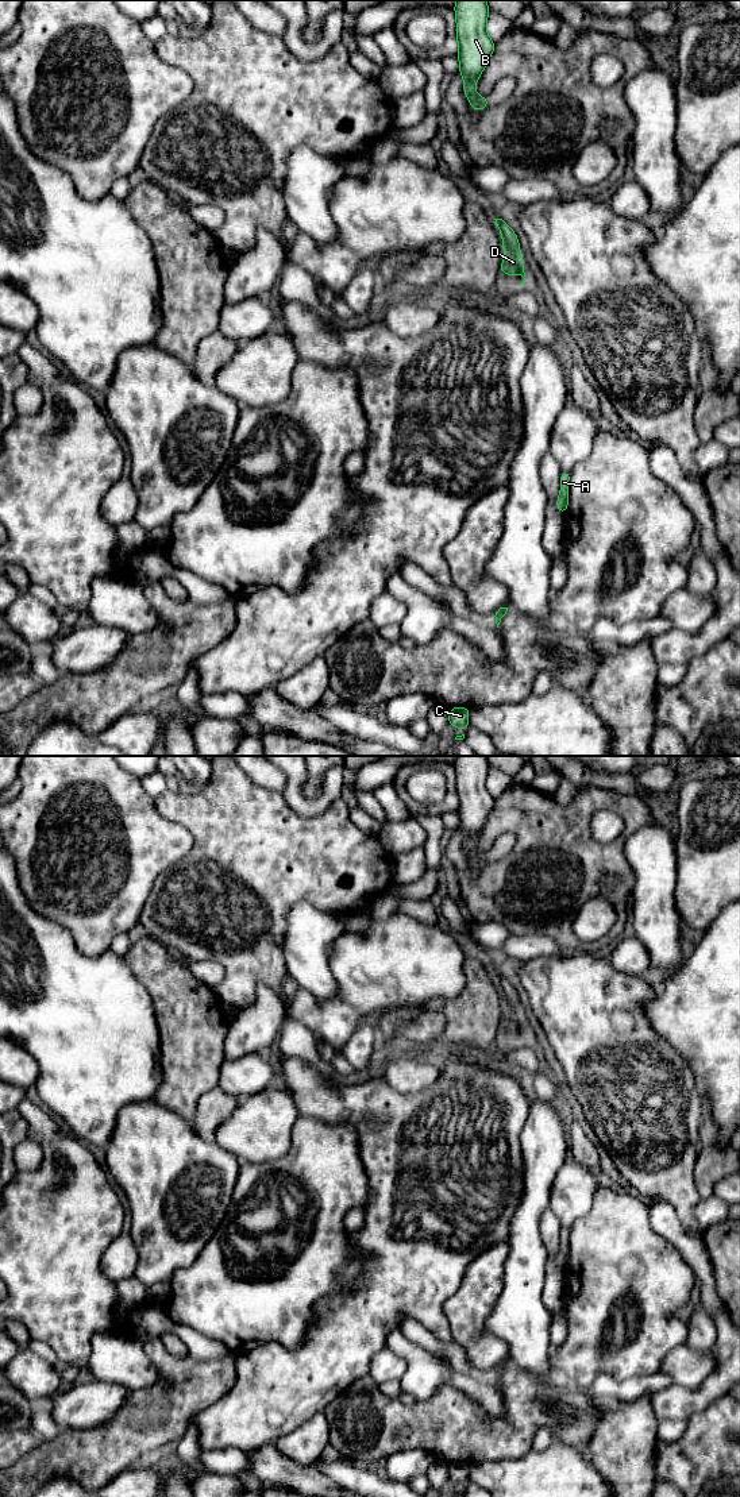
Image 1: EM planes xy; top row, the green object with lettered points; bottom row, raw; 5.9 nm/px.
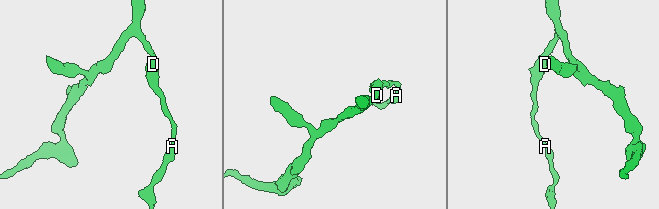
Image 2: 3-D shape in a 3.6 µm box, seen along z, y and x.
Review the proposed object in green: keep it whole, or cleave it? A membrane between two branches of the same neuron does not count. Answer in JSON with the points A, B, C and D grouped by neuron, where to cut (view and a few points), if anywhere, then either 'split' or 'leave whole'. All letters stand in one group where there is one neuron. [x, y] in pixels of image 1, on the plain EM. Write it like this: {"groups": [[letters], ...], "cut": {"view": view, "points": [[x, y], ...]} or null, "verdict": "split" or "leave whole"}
{"groups": [["A", "B", "C", "D"]], "cut": null, "verdict": "leave whole"}

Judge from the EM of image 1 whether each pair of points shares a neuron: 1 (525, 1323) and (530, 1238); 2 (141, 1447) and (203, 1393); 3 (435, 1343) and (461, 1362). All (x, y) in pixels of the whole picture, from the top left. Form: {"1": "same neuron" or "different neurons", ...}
{"1": "same neuron", "2": "same neuron", "3": "same neuron"}

